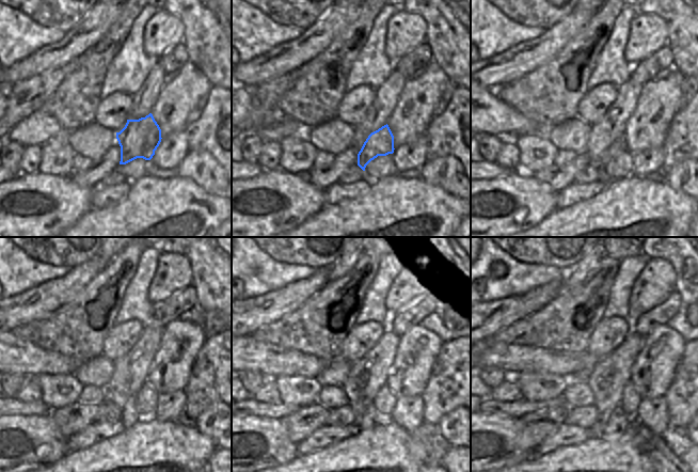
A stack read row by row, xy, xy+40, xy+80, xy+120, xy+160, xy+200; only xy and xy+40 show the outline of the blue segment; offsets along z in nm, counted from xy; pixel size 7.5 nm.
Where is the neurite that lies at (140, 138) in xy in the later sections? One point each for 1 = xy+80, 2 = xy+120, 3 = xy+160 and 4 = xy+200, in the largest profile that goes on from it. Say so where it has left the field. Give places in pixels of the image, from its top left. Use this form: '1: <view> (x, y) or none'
1: xy+80 (618, 145)
2: xy+120 (129, 415)
3: xy+160 (370, 418)
4: xy+200 (619, 422)

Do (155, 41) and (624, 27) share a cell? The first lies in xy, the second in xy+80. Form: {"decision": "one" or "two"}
{"decision": "two"}

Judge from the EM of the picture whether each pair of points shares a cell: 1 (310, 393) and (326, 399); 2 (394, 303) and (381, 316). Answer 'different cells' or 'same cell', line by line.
1: different cells
2: different cells

